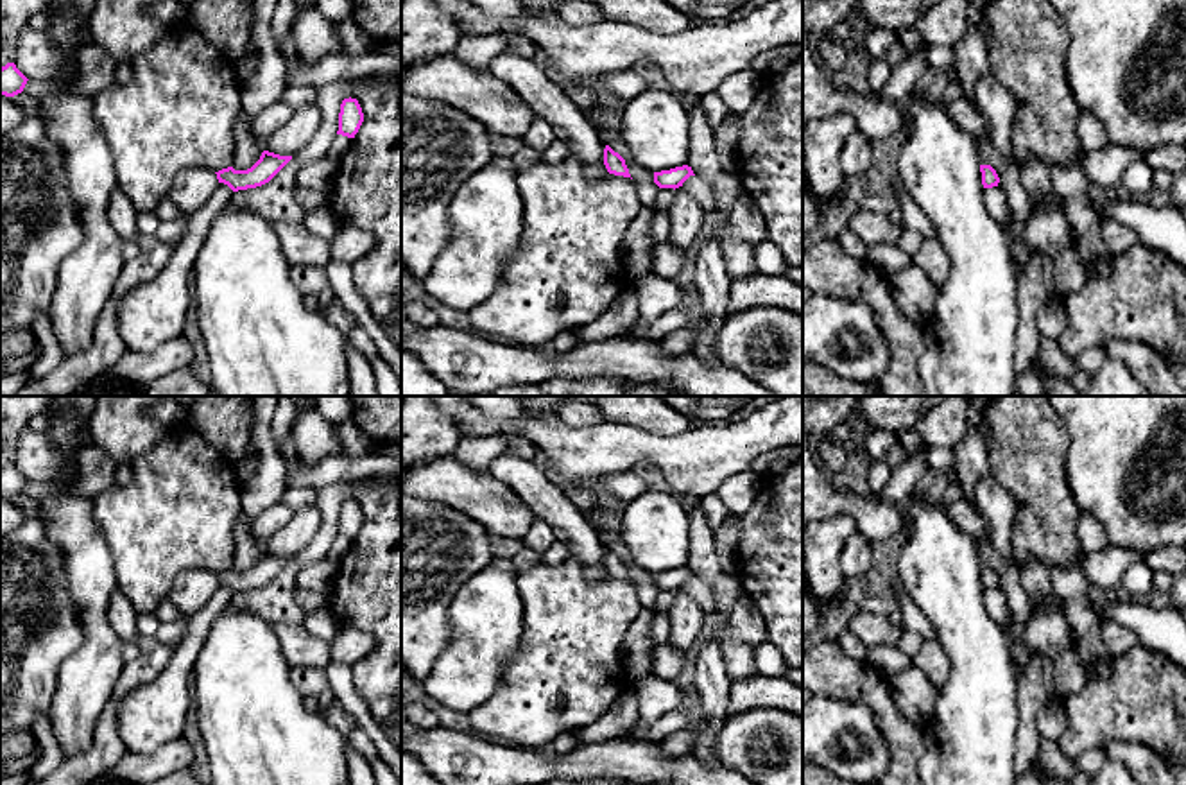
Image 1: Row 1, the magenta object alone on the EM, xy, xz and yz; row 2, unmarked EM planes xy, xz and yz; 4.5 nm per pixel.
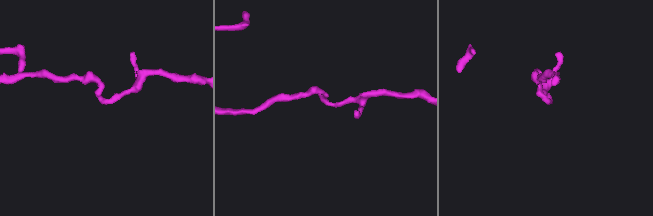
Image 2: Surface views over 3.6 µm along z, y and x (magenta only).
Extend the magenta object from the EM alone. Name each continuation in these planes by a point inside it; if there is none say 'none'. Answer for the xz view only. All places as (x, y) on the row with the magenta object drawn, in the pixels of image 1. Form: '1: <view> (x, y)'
none

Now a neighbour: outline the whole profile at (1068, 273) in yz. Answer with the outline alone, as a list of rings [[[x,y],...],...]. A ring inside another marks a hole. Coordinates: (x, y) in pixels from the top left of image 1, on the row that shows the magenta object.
[[[1073,246],[1053,256],[1055,294],[1064,298],[1086,285],[1087,272]]]

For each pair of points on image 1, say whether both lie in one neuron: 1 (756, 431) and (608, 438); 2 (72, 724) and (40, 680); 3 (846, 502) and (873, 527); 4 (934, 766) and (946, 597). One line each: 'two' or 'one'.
1: one
2: two
3: one
4: one

